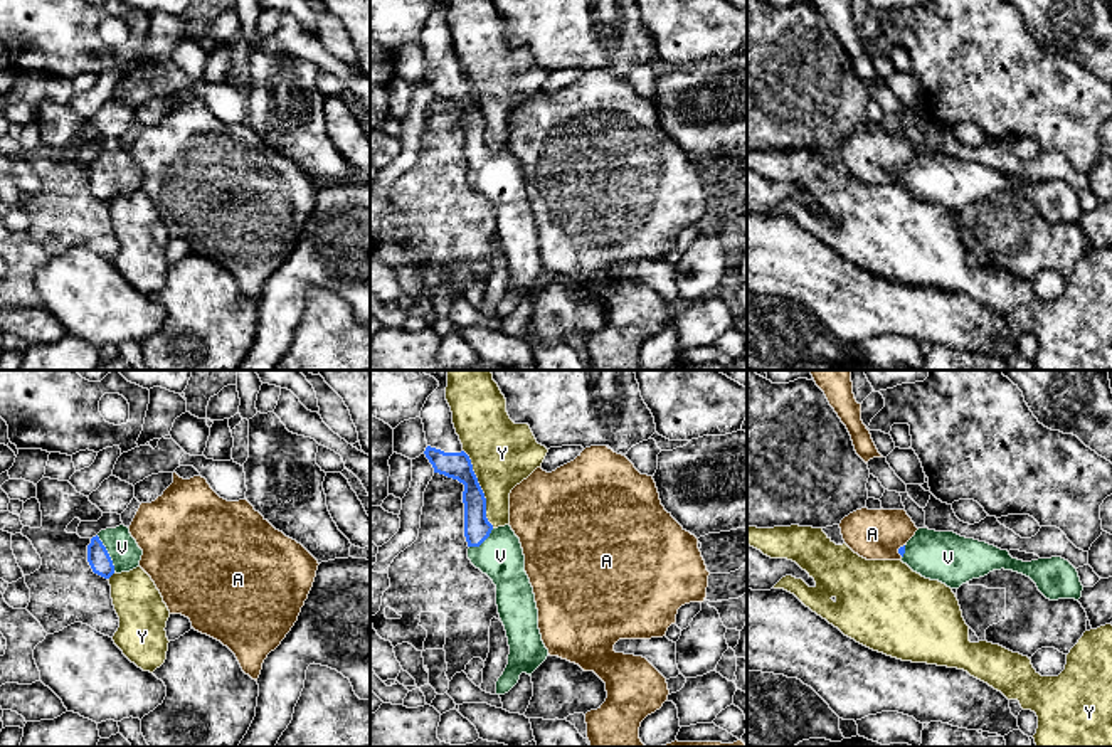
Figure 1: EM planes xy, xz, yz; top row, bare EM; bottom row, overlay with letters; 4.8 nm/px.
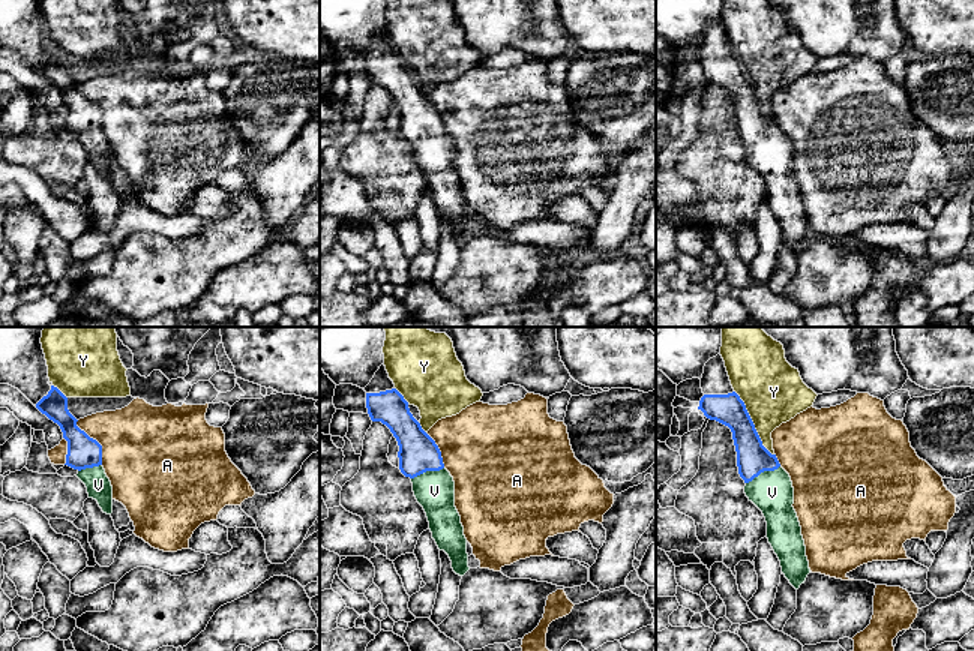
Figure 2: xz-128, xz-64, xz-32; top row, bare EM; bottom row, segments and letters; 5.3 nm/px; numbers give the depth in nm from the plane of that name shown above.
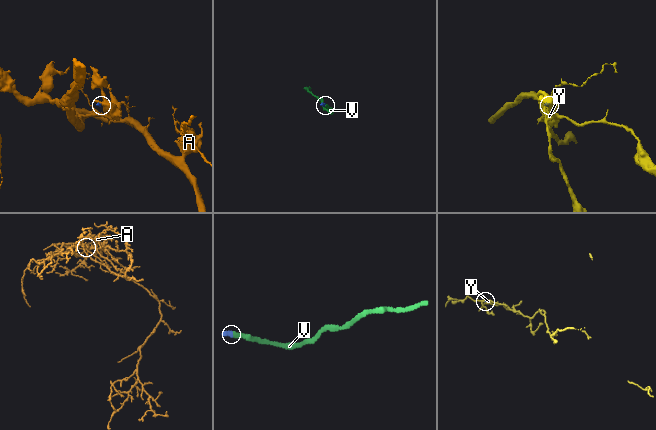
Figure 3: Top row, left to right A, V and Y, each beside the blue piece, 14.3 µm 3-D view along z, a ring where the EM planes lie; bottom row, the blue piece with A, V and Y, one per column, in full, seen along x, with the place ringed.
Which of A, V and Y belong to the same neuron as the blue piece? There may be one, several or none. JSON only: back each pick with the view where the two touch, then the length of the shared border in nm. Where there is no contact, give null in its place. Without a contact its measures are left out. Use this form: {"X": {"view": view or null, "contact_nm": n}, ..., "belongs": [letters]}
{"V": {"view": "xy", "contact_nm": 200}, "belongs": ["V"]}

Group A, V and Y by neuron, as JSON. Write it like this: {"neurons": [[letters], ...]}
{"neurons": [["A"], ["V"], ["Y"]]}

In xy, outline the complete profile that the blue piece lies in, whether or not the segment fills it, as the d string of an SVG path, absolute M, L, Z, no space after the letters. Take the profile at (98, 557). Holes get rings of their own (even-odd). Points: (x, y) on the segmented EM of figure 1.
M124 525L101 530L87 545L87 562L104 579L140 567L141 555L143 550Z

